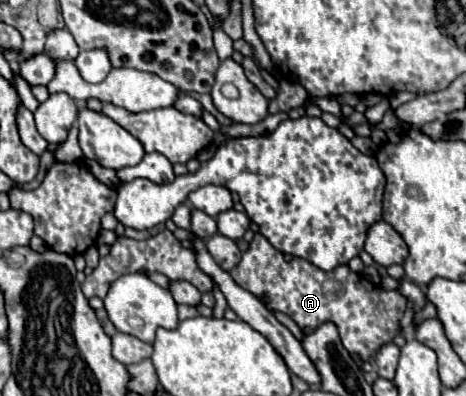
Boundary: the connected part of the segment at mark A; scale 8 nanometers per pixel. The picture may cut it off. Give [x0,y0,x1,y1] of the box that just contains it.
[229,233,407,361]

